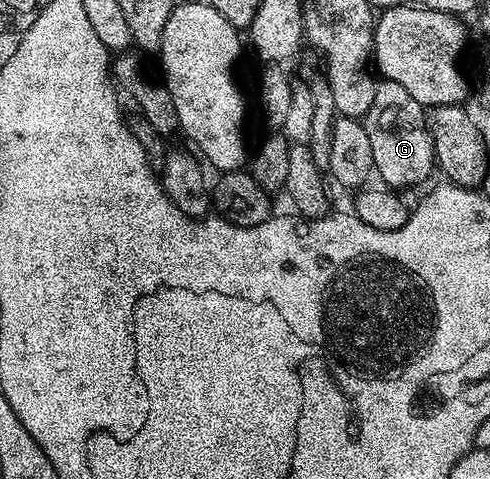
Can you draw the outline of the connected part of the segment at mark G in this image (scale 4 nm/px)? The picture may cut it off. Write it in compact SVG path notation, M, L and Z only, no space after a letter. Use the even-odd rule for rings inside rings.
M387 78L375 81L372 108L368 108L364 125L372 148L373 169L387 187L402 192L405 186L418 186L430 173L435 173L434 145L426 127L426 110L400 84Z

